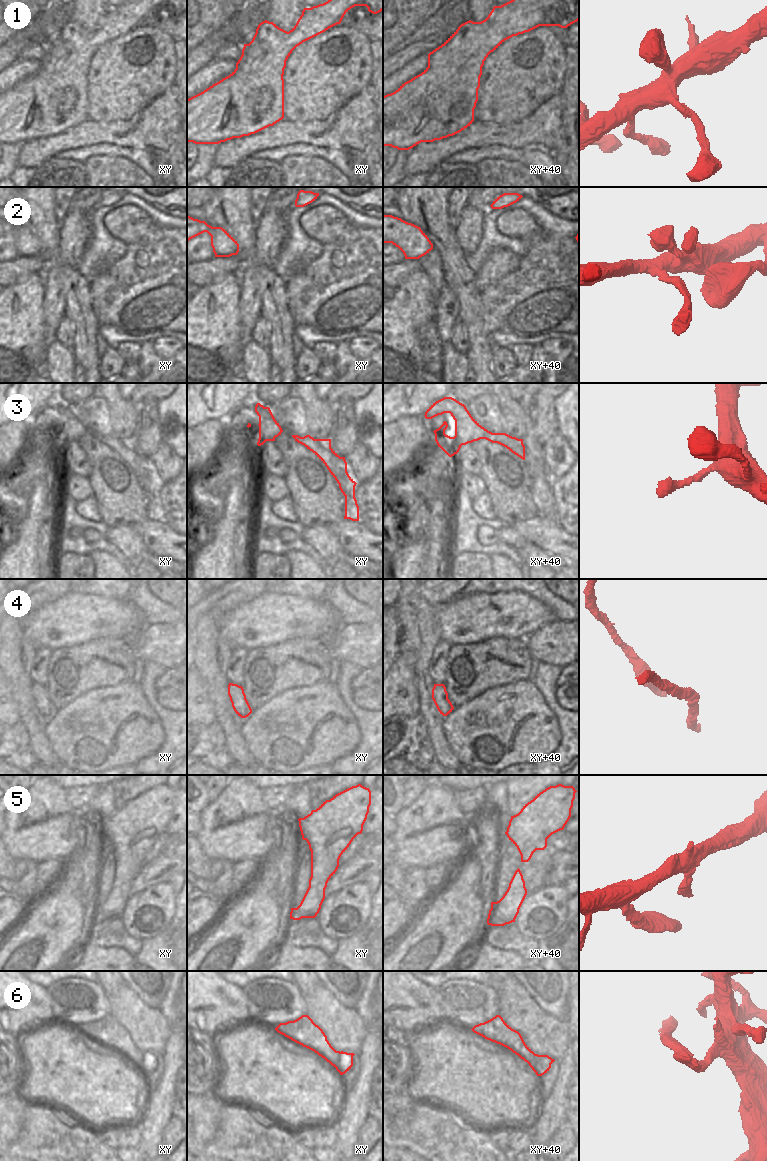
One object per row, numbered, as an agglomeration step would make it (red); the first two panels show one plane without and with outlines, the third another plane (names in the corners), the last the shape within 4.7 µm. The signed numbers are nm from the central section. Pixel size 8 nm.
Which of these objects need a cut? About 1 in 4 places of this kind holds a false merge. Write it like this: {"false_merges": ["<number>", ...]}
{"false_merges": ["6"]}

